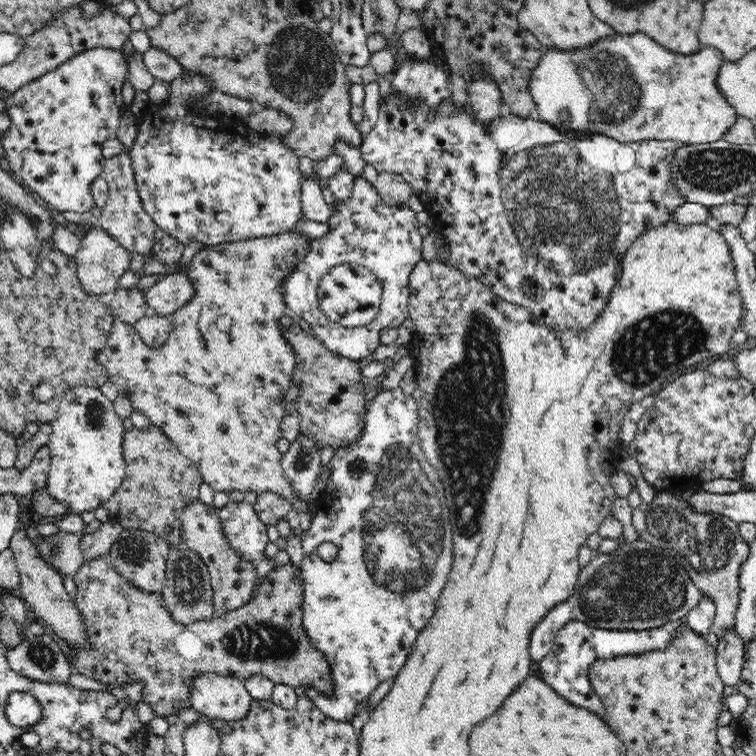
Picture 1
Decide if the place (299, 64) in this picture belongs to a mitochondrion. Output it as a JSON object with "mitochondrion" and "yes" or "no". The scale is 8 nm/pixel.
{"mitochondrion":"yes"}

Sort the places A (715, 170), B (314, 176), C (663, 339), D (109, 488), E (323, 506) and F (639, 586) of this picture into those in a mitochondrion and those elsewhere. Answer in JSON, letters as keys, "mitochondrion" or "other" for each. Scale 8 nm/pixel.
{"A":"mitochondrion","B":"other","C":"mitochondrion","D":"other","E":"other","F":"mitochondrion"}

